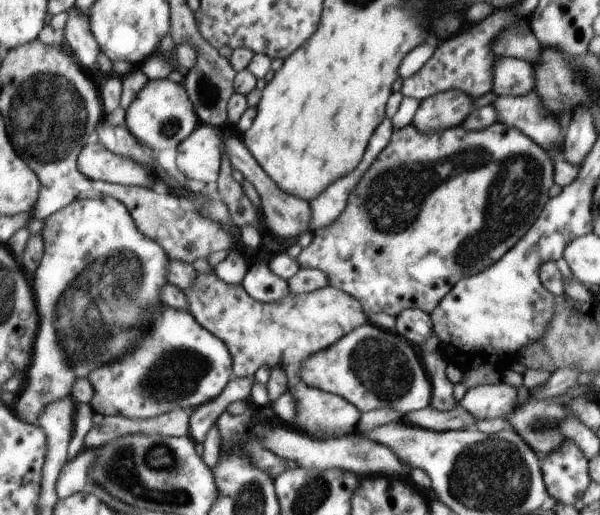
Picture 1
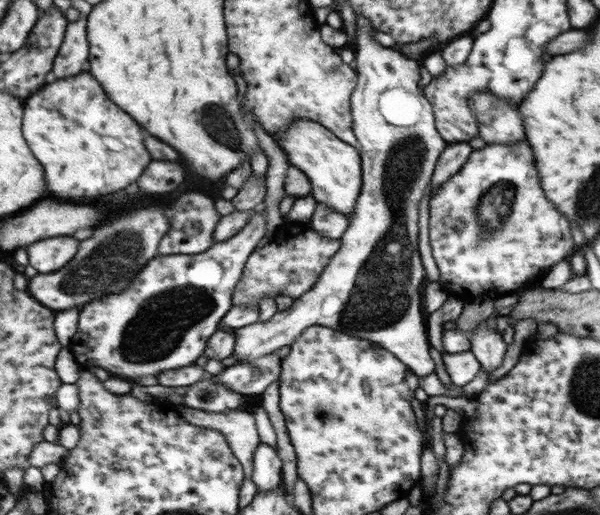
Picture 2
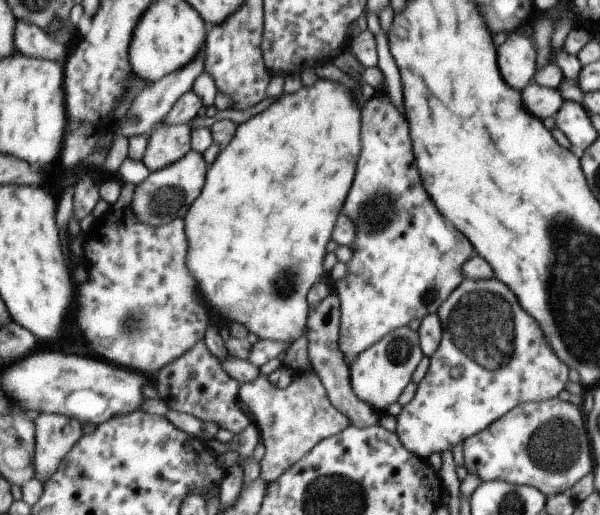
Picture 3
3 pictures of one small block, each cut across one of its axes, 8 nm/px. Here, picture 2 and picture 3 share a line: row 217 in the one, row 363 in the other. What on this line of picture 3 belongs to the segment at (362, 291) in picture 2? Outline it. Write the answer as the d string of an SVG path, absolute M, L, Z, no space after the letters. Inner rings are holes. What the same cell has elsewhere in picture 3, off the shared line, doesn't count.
M407 325L385 334L369 348L356 354L348 365L349 382L355 396L373 407L375 411L384 413L387 406L397 400L397 396L409 382L411 372L416 369L415 366L418 366L423 355L417 342L417 332L413 332Z

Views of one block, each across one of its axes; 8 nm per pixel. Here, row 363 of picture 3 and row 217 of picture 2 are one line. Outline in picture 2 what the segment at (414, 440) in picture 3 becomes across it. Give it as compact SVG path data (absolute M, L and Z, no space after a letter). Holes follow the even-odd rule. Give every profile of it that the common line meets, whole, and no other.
M525 140L515 142L515 144L486 144L481 150L472 150L463 166L459 168L459 172L452 175L441 188L437 188L428 200L428 243L431 248L431 254L435 261L437 270L439 271L438 282L446 294L453 296L479 296L479 294L491 294L491 296L501 296L505 292L523 288L525 284L529 284L531 280L537 280L537 276L543 276L539 270L545 270L553 264L567 259L575 250L576 244L570 239L563 242L563 238L570 238L569 226L567 226L567 218L561 216L561 211L555 212L553 202L545 198L543 190L539 188L539 178L533 166L533 158L531 158L531 150L525 144Z

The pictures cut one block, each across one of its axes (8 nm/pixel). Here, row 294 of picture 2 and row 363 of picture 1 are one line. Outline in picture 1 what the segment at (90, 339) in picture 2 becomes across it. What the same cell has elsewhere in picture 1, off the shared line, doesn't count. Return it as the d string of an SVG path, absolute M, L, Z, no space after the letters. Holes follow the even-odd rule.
M161 305L150 322L146 337L130 353L90 372L88 379L95 389L90 402L95 413L106 417L119 412L119 415L130 419L153 420L155 416L161 417L175 409L194 410L221 397L233 380L233 359L226 342L203 327L193 313Z

